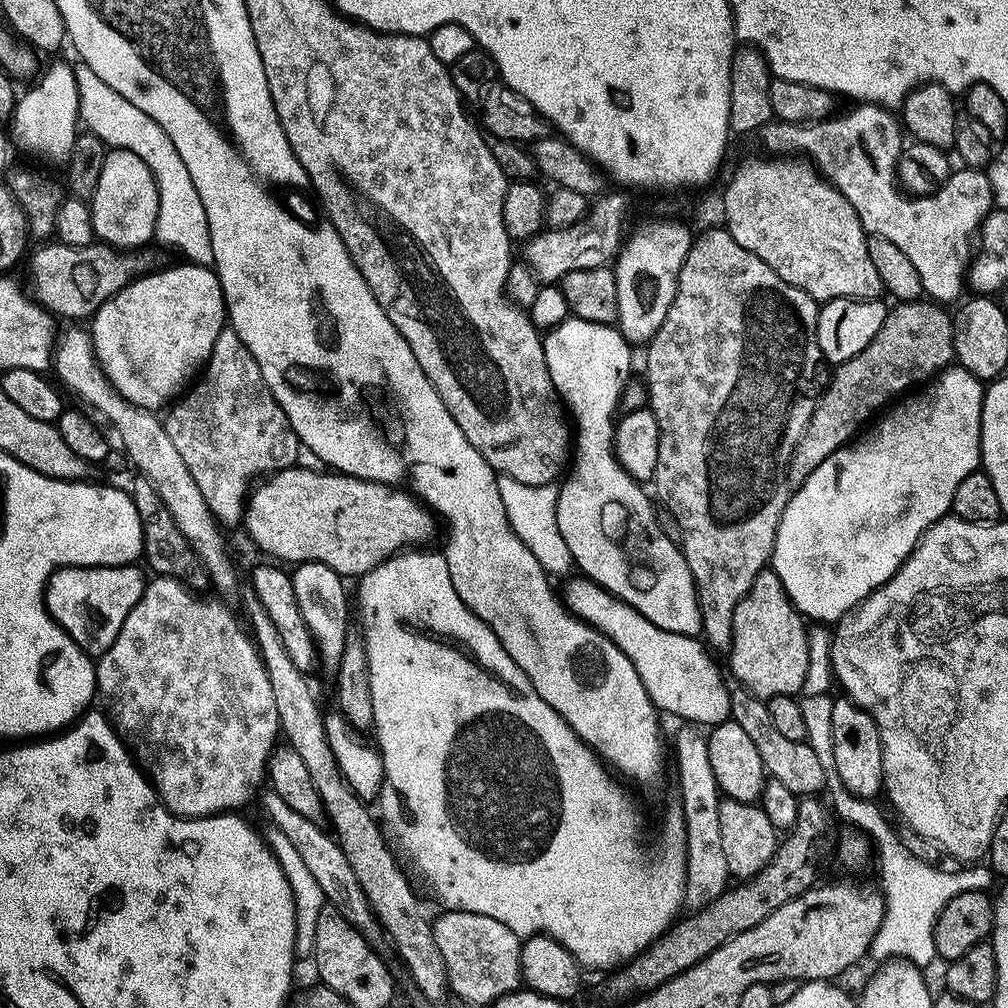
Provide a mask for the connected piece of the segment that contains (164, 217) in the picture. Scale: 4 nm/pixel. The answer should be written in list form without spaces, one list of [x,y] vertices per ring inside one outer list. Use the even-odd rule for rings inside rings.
[[[82,62],[75,65],[78,94],[80,95],[80,120],[89,133],[95,135],[109,149],[121,148],[127,152],[138,154],[156,179],[160,191],[160,209],[154,233],[155,243],[164,248],[173,248],[185,256],[185,261],[193,265],[215,265],[214,246],[210,234],[210,222],[206,218],[206,206],[202,206],[202,198],[198,194],[198,186],[194,186],[194,178],[190,178],[190,170],[186,170],[186,162],[182,162],[182,154],[170,142],[166,130],[154,122],[146,114],[138,110],[138,106],[130,106],[118,90],[110,90],[90,66]]]

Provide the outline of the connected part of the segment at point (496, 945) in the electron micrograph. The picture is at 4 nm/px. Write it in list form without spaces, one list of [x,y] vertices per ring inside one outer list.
[[[448,910],[443,914],[445,916],[440,921],[435,921],[433,934],[438,951],[445,959],[448,987],[453,997],[468,1004],[492,1006],[521,987],[521,937],[502,926],[502,922],[494,922],[494,918],[482,914],[459,910]]]

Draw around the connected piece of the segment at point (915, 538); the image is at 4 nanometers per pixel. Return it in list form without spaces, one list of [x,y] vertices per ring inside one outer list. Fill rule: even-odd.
[[[953,366],[940,373],[927,388],[929,389],[924,394],[916,398],[914,398],[915,396],[909,397],[910,400],[900,406],[895,405],[883,417],[885,420],[869,436],[867,434],[861,435],[848,447],[838,450],[830,458],[826,458],[826,462],[822,462],[822,466],[818,466],[818,470],[814,470],[814,474],[810,474],[806,483],[801,488],[795,489],[792,499],[789,500],[778,530],[771,567],[781,579],[782,586],[785,587],[786,594],[792,600],[793,606],[809,621],[821,620],[824,624],[832,624],[831,626],[839,625],[849,612],[856,611],[883,584],[889,584],[898,574],[900,567],[912,556],[913,550],[919,546],[920,540],[925,534],[939,520],[945,519],[951,513],[954,494],[958,494],[958,486],[962,486],[962,482],[966,482],[966,478],[970,478],[970,474],[974,474],[981,467],[982,449],[980,443],[982,442],[982,418],[984,417],[984,394],[986,391],[983,381],[977,379],[964,368]]]

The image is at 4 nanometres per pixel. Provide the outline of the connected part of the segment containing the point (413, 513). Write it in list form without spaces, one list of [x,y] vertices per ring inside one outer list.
[[[293,466],[267,477],[259,487],[247,501],[242,524],[248,527],[249,538],[268,555],[265,557],[285,565],[321,564],[330,566],[339,576],[363,578],[379,564],[413,546],[427,545],[424,543],[436,536],[437,521],[433,513],[411,491],[393,490],[389,485],[375,484],[373,480]]]

